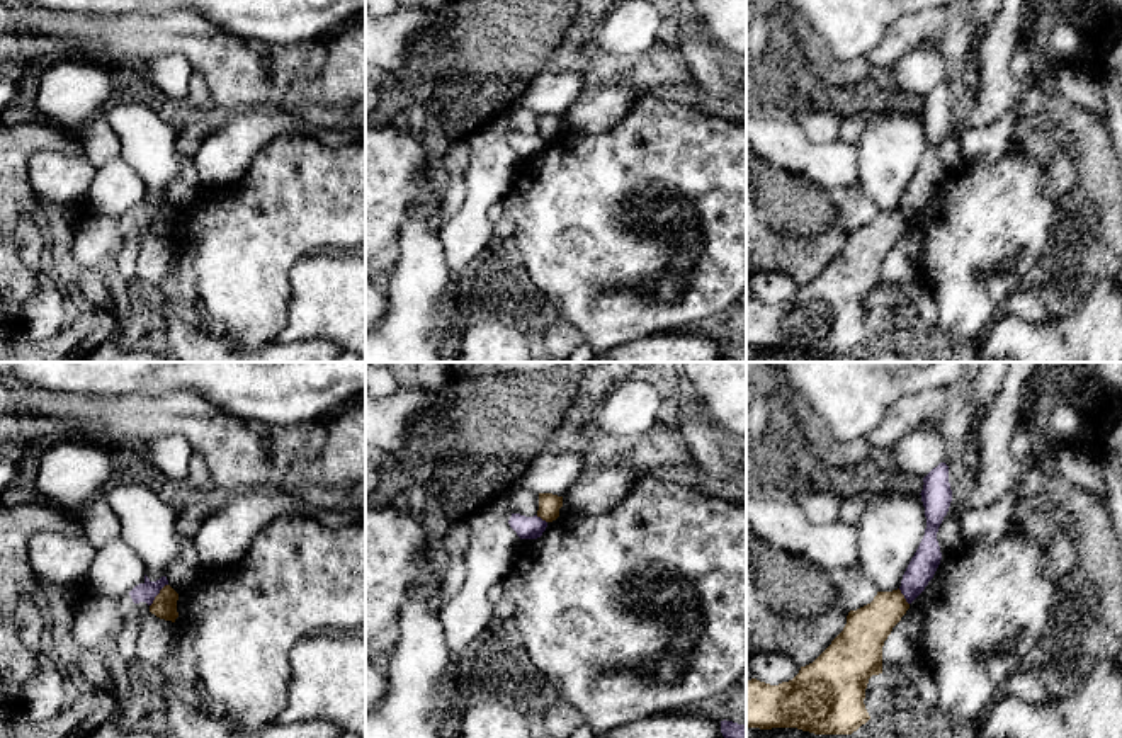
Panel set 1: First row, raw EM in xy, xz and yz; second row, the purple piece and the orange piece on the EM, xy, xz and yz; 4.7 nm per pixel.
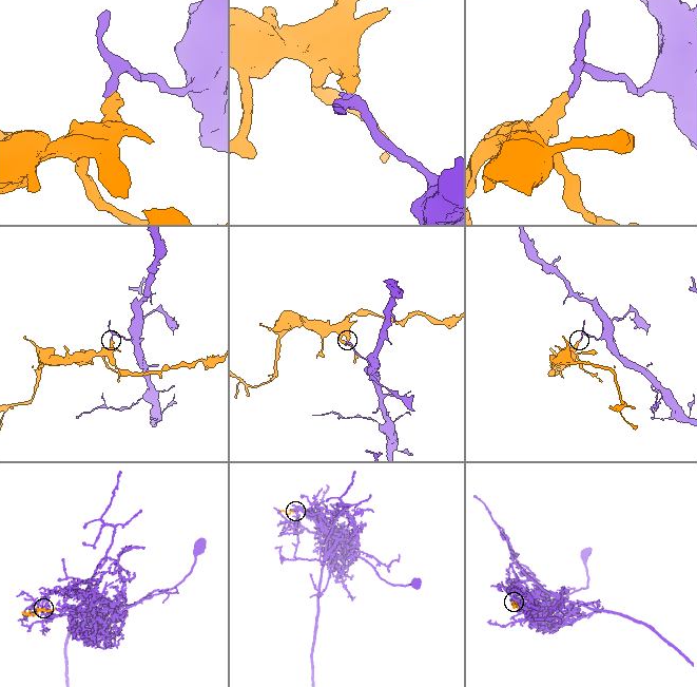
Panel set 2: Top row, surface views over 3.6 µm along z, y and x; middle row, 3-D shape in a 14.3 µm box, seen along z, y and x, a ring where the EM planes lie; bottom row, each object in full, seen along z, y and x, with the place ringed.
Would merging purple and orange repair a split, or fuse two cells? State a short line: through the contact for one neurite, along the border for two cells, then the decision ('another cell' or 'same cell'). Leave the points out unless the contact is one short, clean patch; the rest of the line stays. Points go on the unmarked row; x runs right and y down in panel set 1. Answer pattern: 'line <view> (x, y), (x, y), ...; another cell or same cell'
line xy (167, 203), (150, 225); another cell

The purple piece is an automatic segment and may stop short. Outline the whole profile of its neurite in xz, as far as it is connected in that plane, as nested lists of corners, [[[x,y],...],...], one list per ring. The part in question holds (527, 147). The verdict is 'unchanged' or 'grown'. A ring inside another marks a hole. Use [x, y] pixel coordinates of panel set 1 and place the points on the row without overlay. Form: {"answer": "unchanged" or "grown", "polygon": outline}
{"answer": "unchanged", "polygon": [[[512,133],[508,139],[510,146],[517,151],[520,158],[537,158],[547,146],[547,141],[541,136],[525,136],[520,133]]]}

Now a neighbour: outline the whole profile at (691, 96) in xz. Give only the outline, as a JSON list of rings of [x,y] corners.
[[[694,83],[688,87],[658,88],[653,95],[695,109],[700,99],[704,97],[704,92],[706,90],[702,90],[697,83]]]

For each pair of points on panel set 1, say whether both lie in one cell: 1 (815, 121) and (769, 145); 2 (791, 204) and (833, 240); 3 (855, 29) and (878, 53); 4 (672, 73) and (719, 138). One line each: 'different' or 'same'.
1: different
2: same
3: different
4: different

